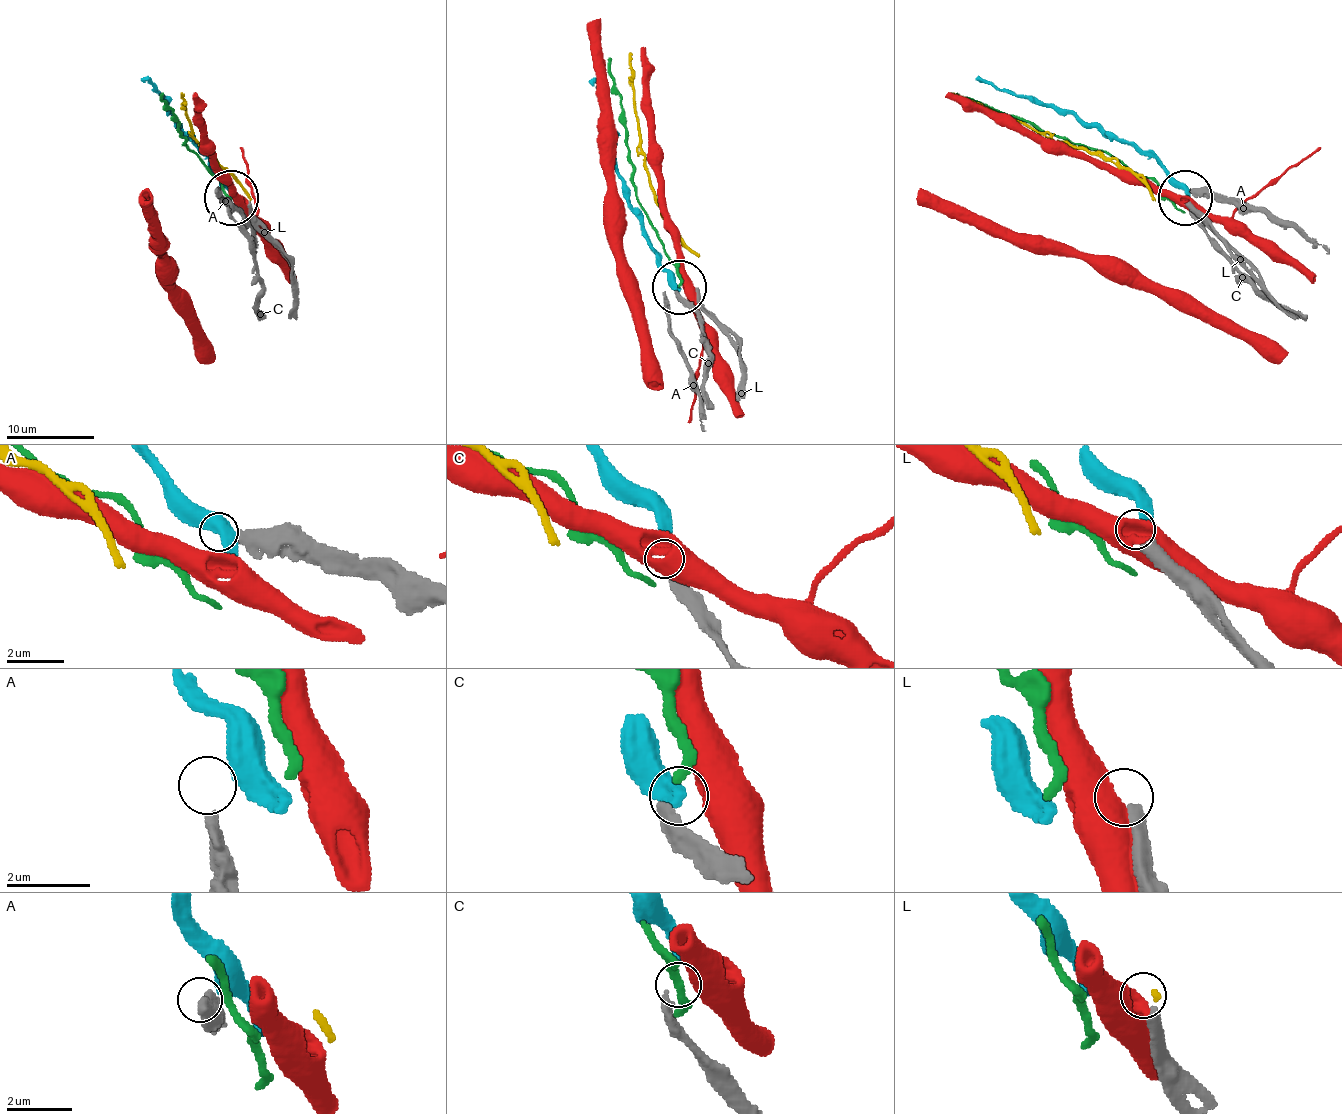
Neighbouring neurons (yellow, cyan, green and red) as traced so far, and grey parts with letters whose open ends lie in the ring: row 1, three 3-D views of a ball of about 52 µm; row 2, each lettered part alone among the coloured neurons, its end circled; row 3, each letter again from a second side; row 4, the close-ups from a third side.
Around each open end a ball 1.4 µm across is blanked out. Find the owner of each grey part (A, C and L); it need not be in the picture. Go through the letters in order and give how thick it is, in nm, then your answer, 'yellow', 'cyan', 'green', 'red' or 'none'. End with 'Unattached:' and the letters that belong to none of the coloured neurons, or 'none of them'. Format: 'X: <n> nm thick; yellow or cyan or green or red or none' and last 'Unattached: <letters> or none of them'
A: 400 nm thick; none
C: 360 nm thick; cyan
L: 440 nm thick; none
Unattached: A, L

